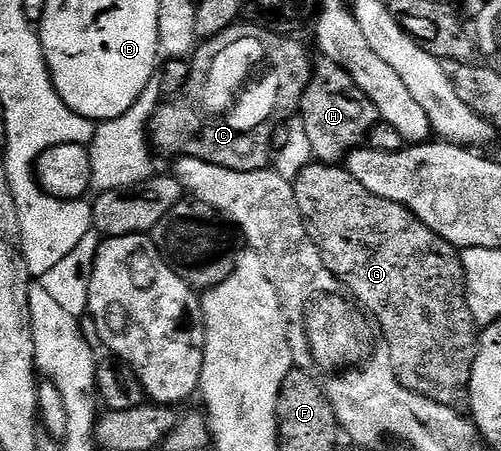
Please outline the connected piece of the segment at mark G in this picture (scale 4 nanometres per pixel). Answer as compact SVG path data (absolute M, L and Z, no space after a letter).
M311 163L292 184L296 207L324 263L338 278L341 288L371 318L374 316L378 320L377 328L390 349L399 383L444 407L461 410L470 400L472 367L480 336L472 311L466 306L466 272L461 252L436 235L436 231L420 223L420 219L400 203L380 199L372 195L372 191L360 187L344 167Z

